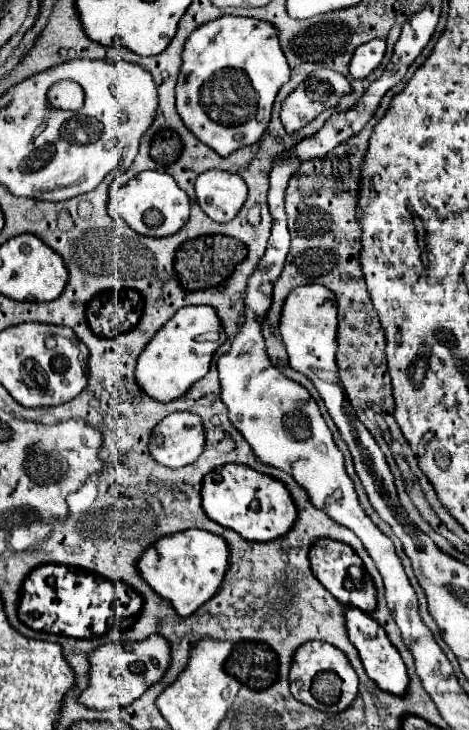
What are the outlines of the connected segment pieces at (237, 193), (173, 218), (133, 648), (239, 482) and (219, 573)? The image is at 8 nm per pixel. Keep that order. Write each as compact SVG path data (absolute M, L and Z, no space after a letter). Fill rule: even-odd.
M206 171L196 179L196 199L202 211L216 223L228 223L246 201L246 183L228 171Z
M142 171L120 189L110 191L108 213L110 217L124 221L140 235L166 237L180 231L182 225L188 221L190 203L188 203L188 195L176 185L172 177L158 171Z
M150 635L144 641L118 641L104 643L96 647L96 651L88 653L90 661L90 683L80 693L80 703L88 709L112 709L112 707L128 707L136 701L148 687L158 683L168 669L170 663L170 645L160 635Z
M222 465L204 475L202 483L202 509L208 519L218 525L236 531L248 541L270 541L290 531L296 521L294 501L284 487L284 483L258 473L246 465ZM252 501L258 501L258 511L250 507Z
M188 529L184 533L160 537L152 545L152 549L144 549L136 561L136 571L140 573L140 577L154 589L154 593L170 601L180 617L190 617L202 603L206 603L218 591L226 569L226 541L214 533L200 529Z

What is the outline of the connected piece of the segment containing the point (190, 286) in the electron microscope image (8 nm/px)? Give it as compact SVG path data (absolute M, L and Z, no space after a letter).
M200 235L184 241L174 253L174 273L184 291L202 291L208 287L216 287L230 277L234 267L242 263L248 255L248 249L238 239L226 235Z

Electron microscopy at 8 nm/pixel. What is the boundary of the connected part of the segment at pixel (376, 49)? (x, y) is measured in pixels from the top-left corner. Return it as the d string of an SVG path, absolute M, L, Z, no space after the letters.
M372 39L360 47L356 47L350 63L350 77L352 79L364 79L368 77L380 63L386 51L384 39Z

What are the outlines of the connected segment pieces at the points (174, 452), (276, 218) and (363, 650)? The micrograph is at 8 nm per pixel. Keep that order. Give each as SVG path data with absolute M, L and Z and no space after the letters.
M172 413L152 431L150 455L164 467L184 467L194 463L204 451L204 429L200 417L192 413Z
M272 169L270 171L270 189L268 189L268 205L272 215L272 233L256 271L250 275L246 285L244 299L244 315L246 321L240 325L236 339L226 355L218 359L220 373L220 399L228 407L228 419L242 433L242 437L250 443L256 459L260 463L278 467L294 477L294 481L308 493L308 499L322 509L334 523L348 527L356 533L356 537L364 543L368 555L376 563L384 579L386 603L392 611L396 623L400 623L400 595L408 591L410 583L402 569L400 557L394 553L392 541L380 533L380 529L366 517L364 509L358 503L354 485L344 471L344 457L332 441L332 433L326 427L320 409L316 403L288 403L288 391L272 391L272 363L268 355L260 355L260 335L262 335L262 319L270 309L272 287L282 273L284 259L290 247L290 233L286 227L284 213L284 191L290 177L296 169Z
M344 607L344 625L346 625L346 631L348 631L350 643L358 649L358 655L362 659L362 665L364 665L368 677L374 679L380 689L394 693L394 695L404 695L404 691L408 687L406 667L402 663L400 653L390 643L390 639L386 637L384 629L376 623L376 619L372 615L356 609L356 607Z

